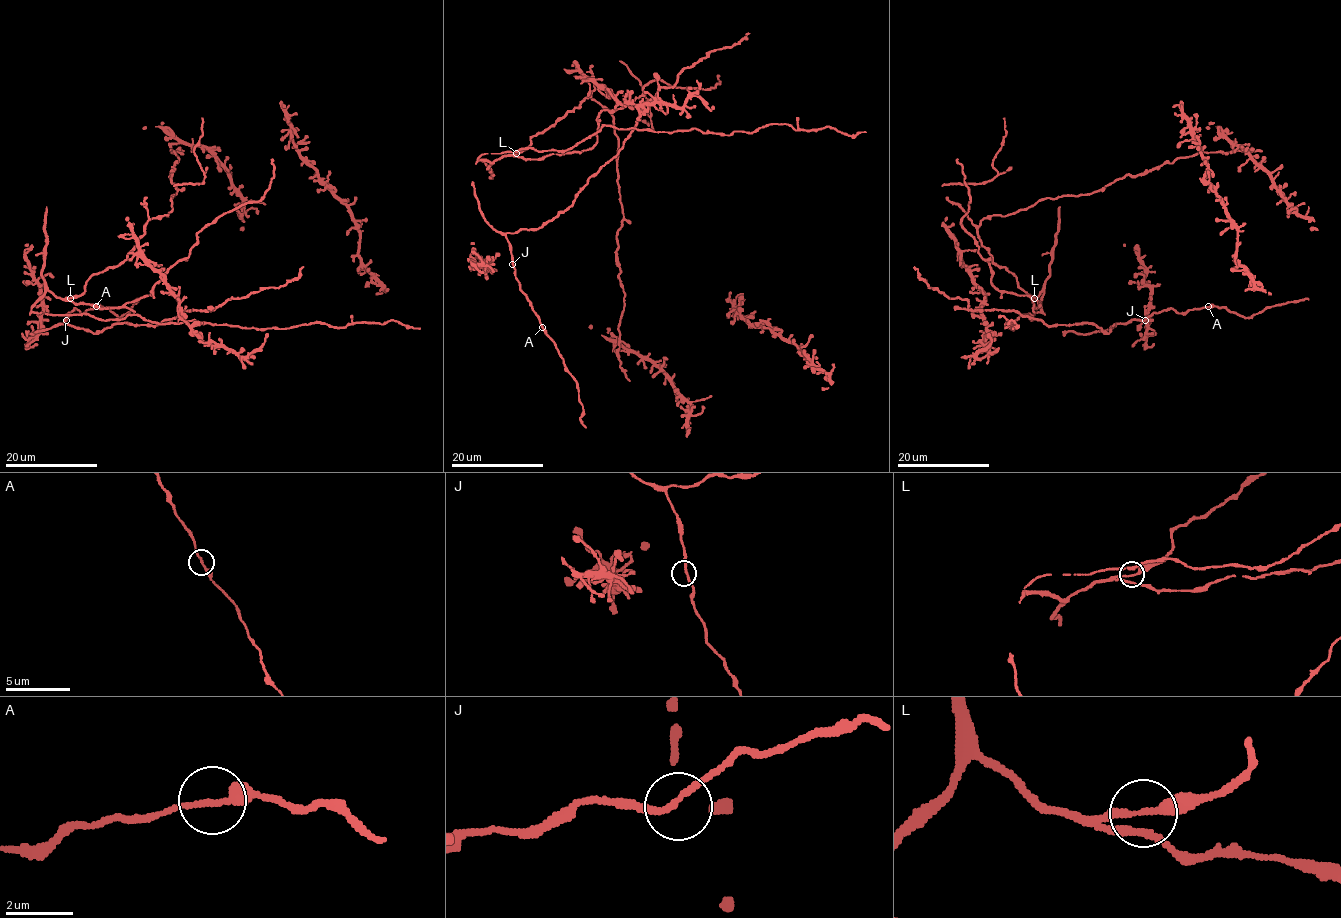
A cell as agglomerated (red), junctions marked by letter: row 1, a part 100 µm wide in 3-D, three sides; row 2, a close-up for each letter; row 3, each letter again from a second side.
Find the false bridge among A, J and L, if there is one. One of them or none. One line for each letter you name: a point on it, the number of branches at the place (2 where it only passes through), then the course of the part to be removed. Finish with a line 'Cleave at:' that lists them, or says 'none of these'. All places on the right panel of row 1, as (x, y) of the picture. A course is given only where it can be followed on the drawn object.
Cleave at: none of these

